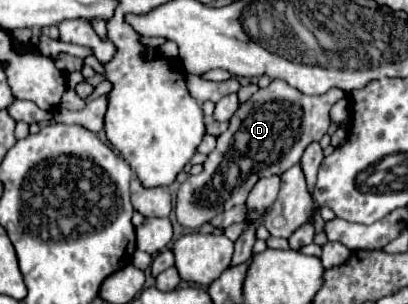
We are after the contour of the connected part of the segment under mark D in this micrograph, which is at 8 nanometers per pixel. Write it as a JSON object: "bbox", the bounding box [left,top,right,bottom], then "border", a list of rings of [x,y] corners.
{"bbox":[177,80,347,228],"border":[[[271,80],[267,88],[257,90],[245,104],[237,108],[229,120],[229,128],[217,138],[215,150],[207,156],[203,172],[189,176],[177,196],[177,222],[183,228],[199,228],[217,214],[239,206],[249,196],[255,182],[263,176],[281,176],[295,166],[311,142],[319,142],[329,128],[331,106],[347,94],[333,88],[319,96],[307,96],[285,80]]]}

